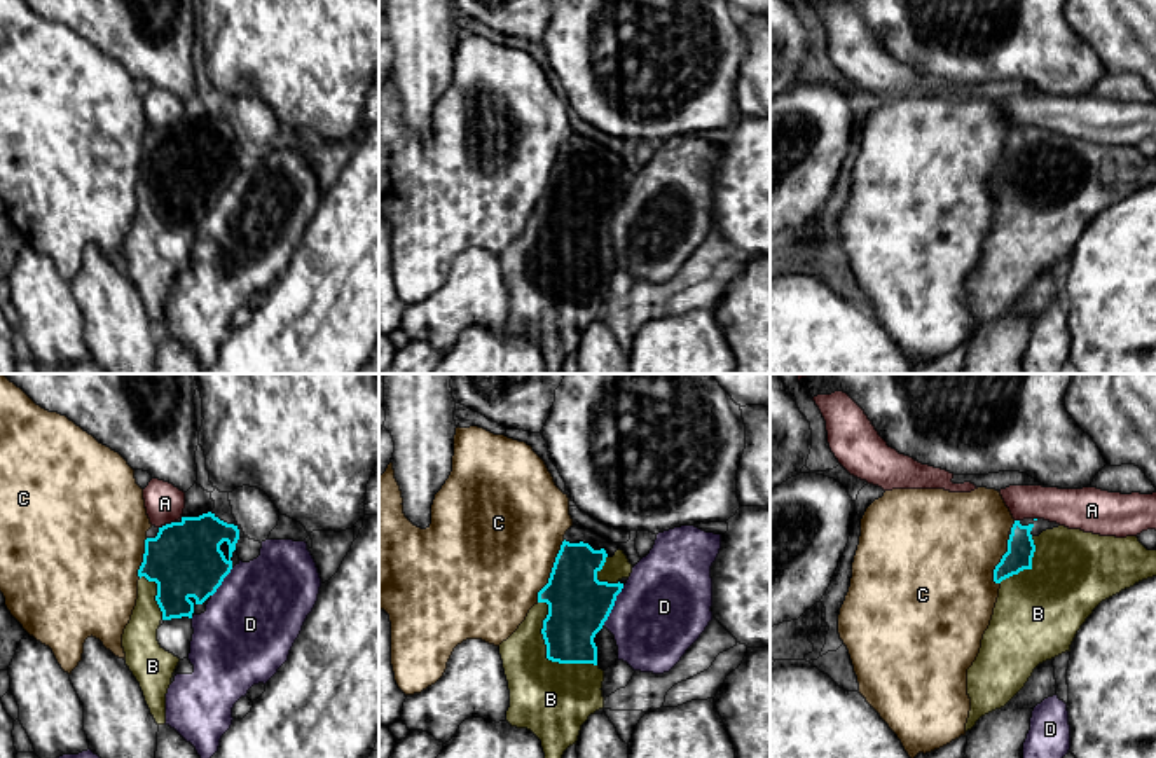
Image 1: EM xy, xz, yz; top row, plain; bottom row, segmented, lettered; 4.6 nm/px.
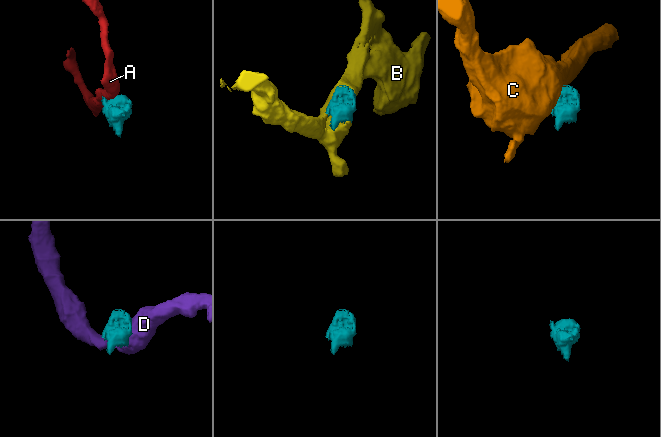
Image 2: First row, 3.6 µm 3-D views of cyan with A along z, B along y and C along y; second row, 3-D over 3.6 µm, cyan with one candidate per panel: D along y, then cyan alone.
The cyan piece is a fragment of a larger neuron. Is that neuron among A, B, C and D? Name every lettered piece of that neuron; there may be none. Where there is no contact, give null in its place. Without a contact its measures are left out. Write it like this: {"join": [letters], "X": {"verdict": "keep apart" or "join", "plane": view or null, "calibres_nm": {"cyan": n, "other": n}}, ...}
{"join": ["B"], "A": {"verdict": "keep apart", "plane": "xy", "calibres_nm": {"cyan": 340, "other": 180}}, "B": {"verdict": "join", "plane": "xz", "calibres_nm": {"cyan": 280, "other": 340}}, "C": {"verdict": "keep apart", "plane": "xz", "calibres_nm": {"cyan": 280, "other": 480}}, "D": {"verdict": "keep apart", "plane": "xz", "calibres_nm": {"cyan": 280, "other": 420}}}

